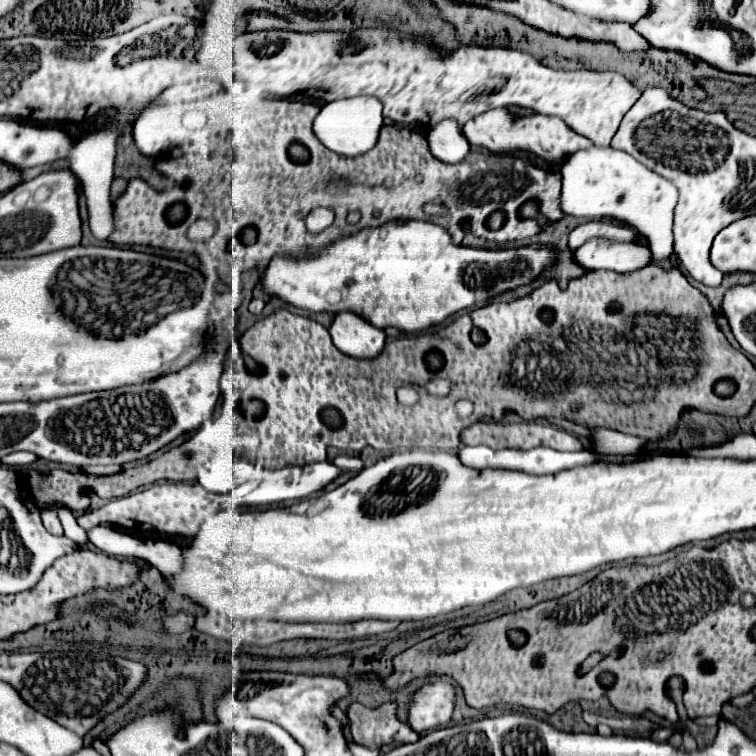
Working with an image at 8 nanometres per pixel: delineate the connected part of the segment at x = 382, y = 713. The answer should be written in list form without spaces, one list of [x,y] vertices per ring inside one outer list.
[[[352,702],[346,712],[350,720],[352,740],[366,748],[380,748],[392,742],[400,732],[400,742],[416,742],[420,736],[396,718],[396,702],[382,704],[380,708],[364,708],[360,702]]]

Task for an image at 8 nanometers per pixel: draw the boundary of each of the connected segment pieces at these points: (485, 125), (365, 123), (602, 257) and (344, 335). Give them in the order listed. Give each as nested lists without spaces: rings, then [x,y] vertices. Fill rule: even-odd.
[[[494,108],[488,110],[464,124],[464,132],[468,136],[468,142],[472,146],[482,146],[494,154],[506,154],[506,152],[528,152],[534,158],[544,160],[546,164],[556,164],[556,160],[562,160],[564,156],[570,156],[572,152],[586,148],[586,138],[570,130],[560,118],[556,116],[542,116],[542,114],[528,114],[528,116],[514,116],[506,108]]]
[[[356,96],[324,104],[312,122],[312,132],[328,150],[340,156],[360,156],[374,148],[382,124],[382,104],[376,98]]]
[[[588,240],[576,250],[576,260],[588,270],[606,268],[614,272],[632,272],[648,266],[652,262],[652,254],[640,244]]]
[[[340,312],[332,326],[330,336],[336,348],[354,358],[376,358],[384,348],[384,330],[374,328],[362,316]]]

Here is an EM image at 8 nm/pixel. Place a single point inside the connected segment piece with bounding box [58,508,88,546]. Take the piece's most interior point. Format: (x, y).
(71, 529)

